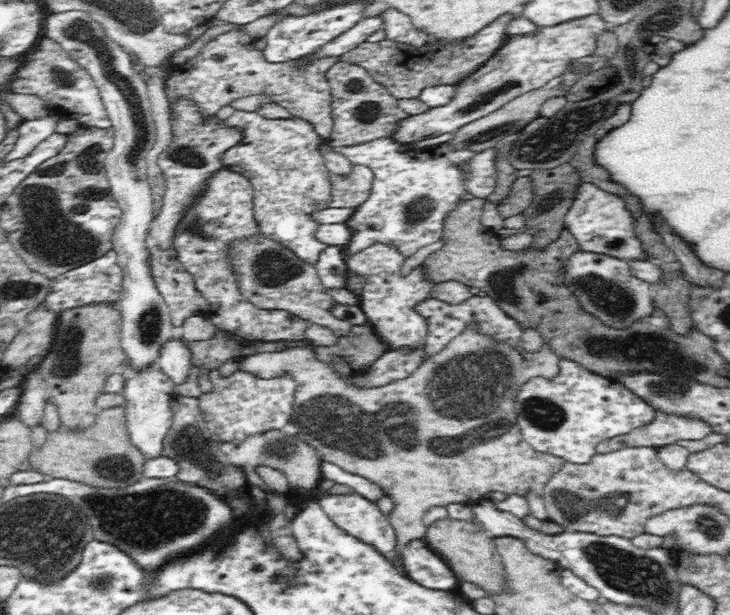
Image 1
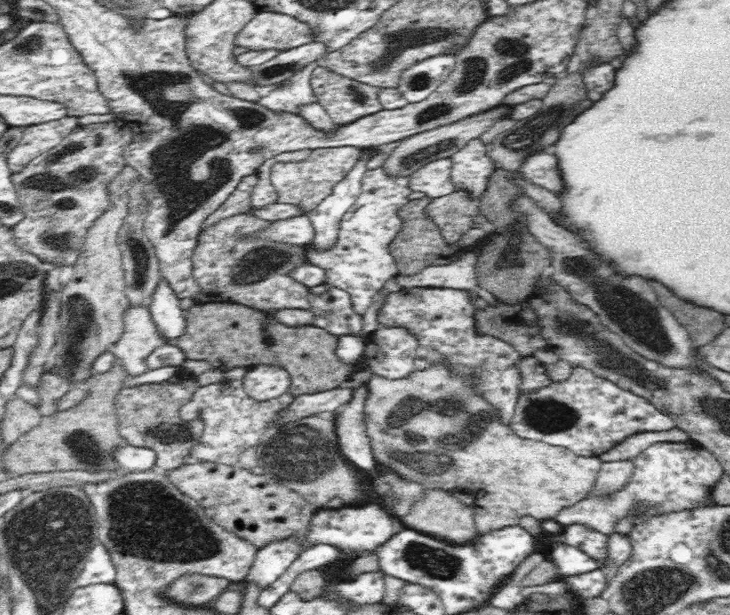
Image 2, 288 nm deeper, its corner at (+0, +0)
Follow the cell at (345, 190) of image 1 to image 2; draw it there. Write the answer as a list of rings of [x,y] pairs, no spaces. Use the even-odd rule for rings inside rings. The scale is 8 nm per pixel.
[[[354,146],[346,148],[318,148],[312,150],[310,156],[302,162],[276,162],[272,166],[272,184],[278,194],[280,204],[294,204],[298,206],[304,216],[308,216],[326,196],[332,194],[334,186],[354,168],[354,164],[360,160],[362,150]]]

